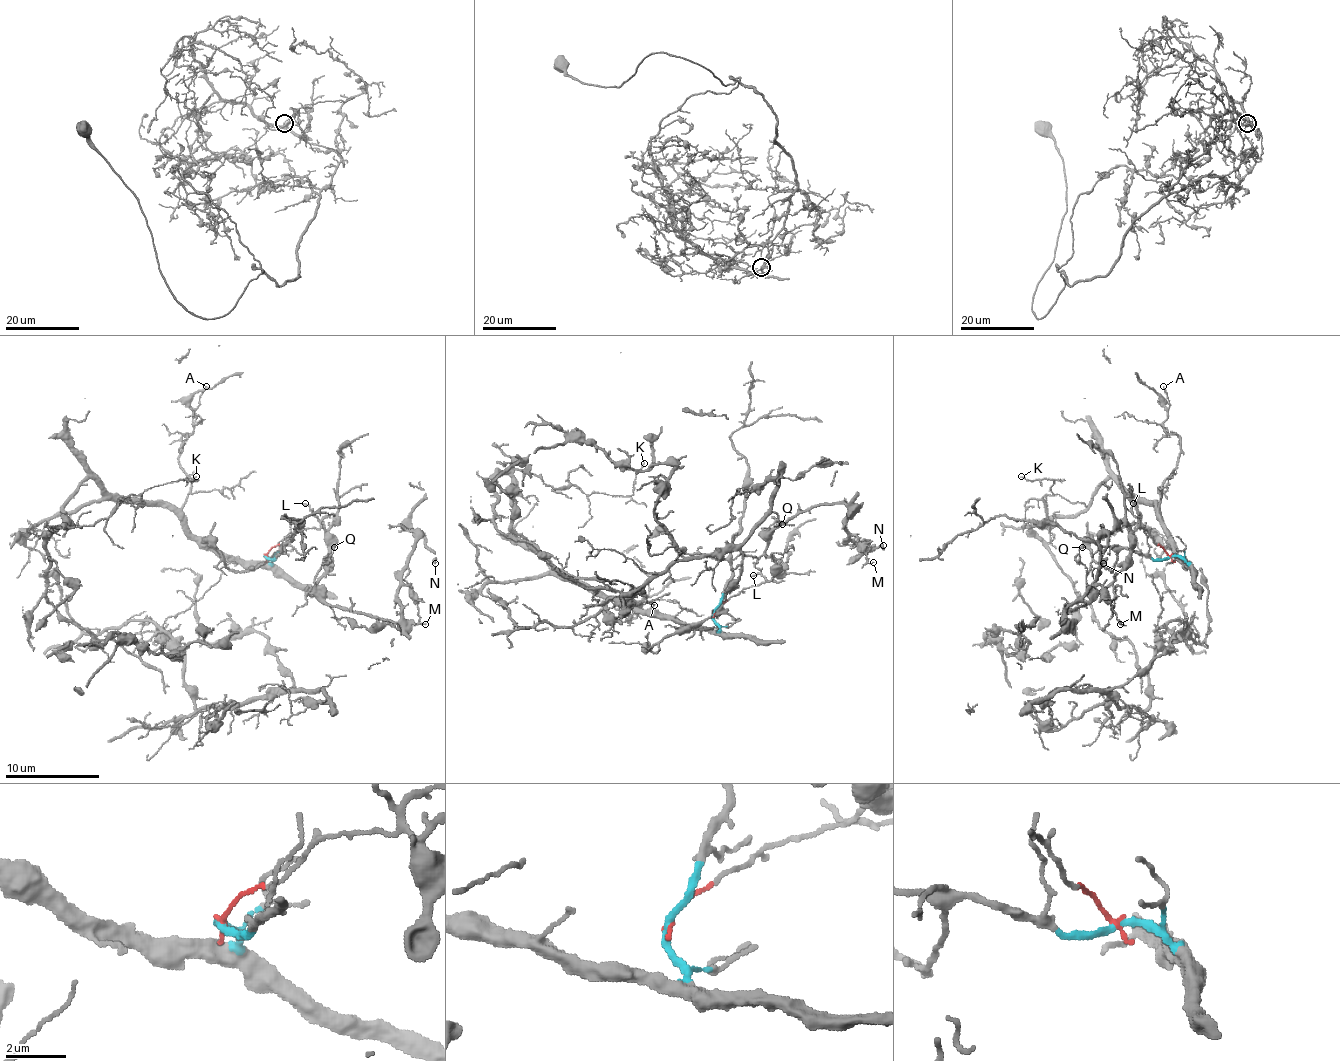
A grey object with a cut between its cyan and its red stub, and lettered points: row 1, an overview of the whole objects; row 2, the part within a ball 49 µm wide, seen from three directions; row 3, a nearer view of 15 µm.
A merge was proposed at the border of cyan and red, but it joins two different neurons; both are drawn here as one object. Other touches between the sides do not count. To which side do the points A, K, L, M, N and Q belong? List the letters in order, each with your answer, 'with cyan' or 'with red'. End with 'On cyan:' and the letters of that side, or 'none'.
A: with cyan
K: with cyan
L: with red
M: with red
N: with red
Q: with red
On cyan: A, K

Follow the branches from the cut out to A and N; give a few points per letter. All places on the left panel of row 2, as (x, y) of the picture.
A: (267, 557), (238, 561), (203, 545), (187, 526), (182, 503), (192, 482), (180, 451), (206, 386)
N: (267, 557), (299, 529), (323, 529), (327, 571), (318, 594), (395, 622), (400, 580), (421, 533), (435, 564)

